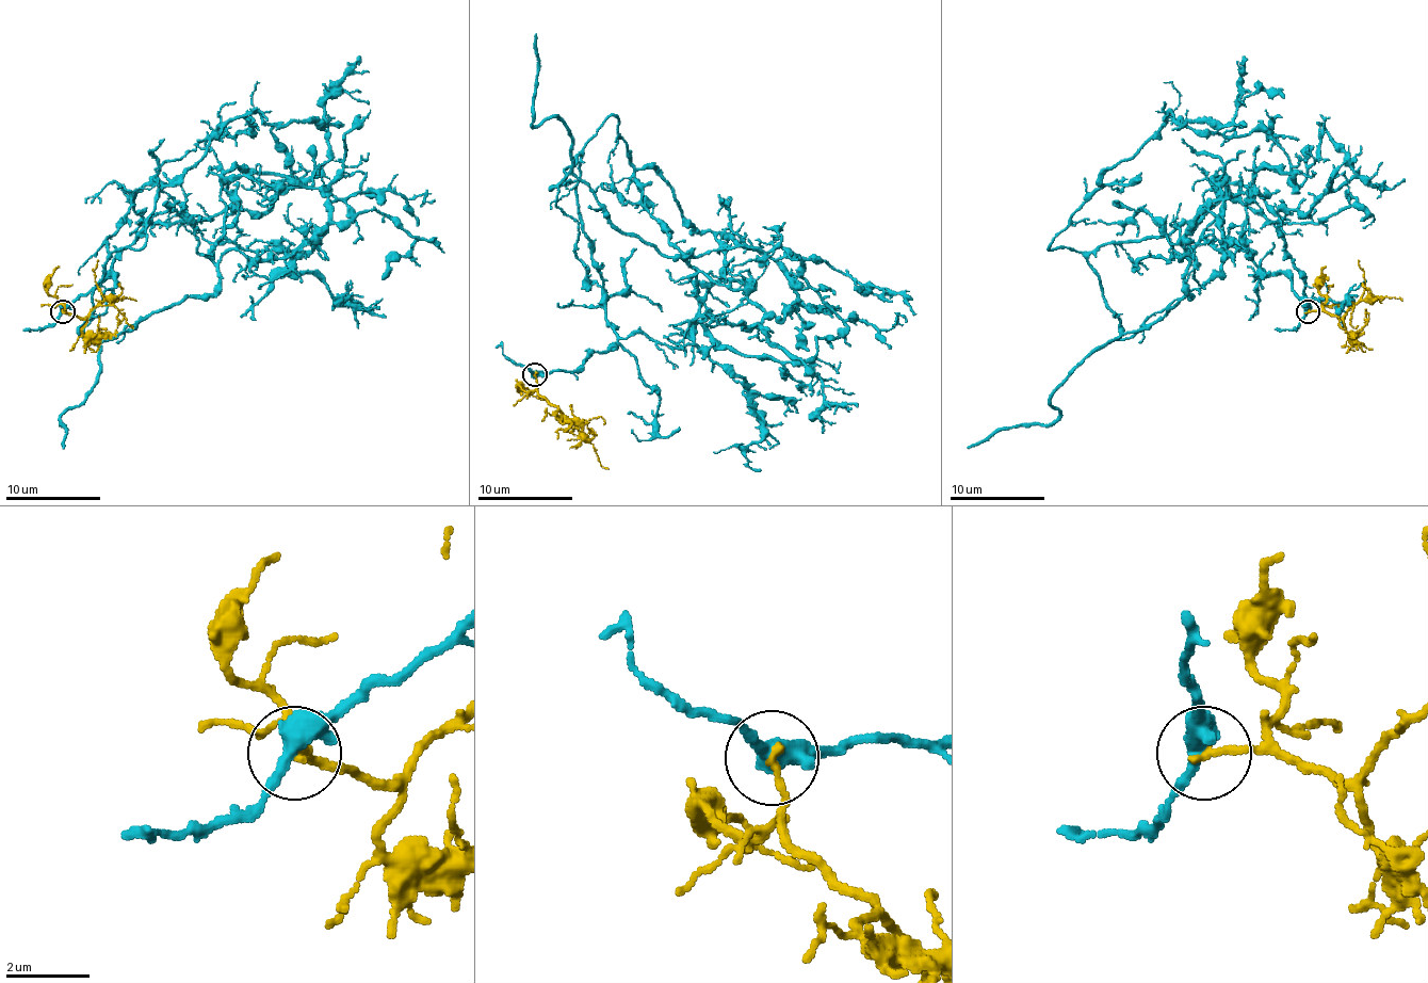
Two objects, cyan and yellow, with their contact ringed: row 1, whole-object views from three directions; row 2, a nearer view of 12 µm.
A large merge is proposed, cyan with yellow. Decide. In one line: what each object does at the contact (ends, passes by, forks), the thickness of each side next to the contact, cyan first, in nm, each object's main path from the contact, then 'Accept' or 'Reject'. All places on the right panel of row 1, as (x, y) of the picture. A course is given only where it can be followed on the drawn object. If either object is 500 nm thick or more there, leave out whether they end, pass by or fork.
At the ring cyan passes by. At the ring yellow ends. Thickness 440 nm (cyan) against 200 nm. Course of cyan: (1308, 310), (1238, 200), (1050, 248), (1145, 210), (1186, 256), (1227, 187), (1295, 187), (1264, 110). Course of yellow: (1308, 310), (1326, 310), (1341, 318), (1358, 301), (1393, 296), (1402, 301). Reject

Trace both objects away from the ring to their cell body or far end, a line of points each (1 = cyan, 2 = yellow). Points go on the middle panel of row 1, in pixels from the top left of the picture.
1: (535, 374), (616, 336), (575, 193), (609, 116), (612, 186), (695, 269), (693, 319), (778, 361), (843, 331)
2: (535, 374), (537, 392), (573, 424), (593, 446), (597, 460), (609, 469)

